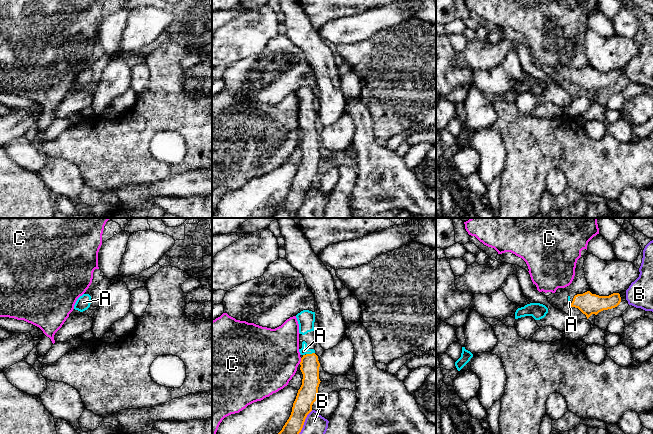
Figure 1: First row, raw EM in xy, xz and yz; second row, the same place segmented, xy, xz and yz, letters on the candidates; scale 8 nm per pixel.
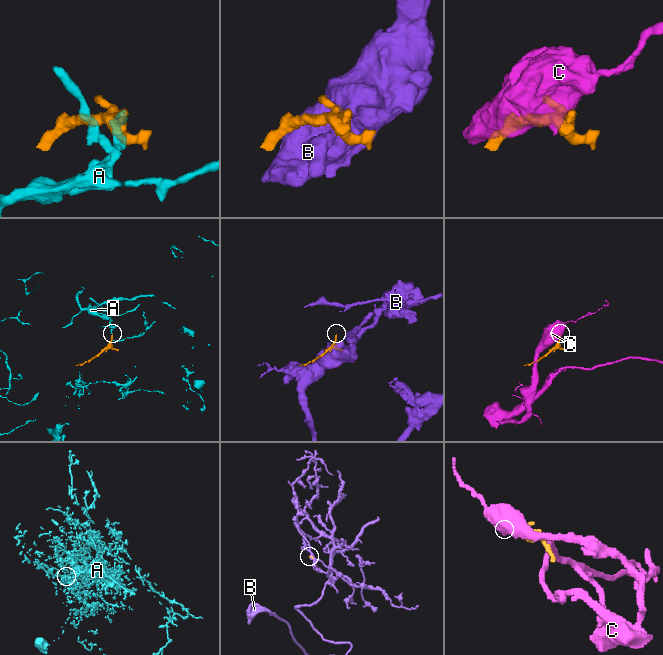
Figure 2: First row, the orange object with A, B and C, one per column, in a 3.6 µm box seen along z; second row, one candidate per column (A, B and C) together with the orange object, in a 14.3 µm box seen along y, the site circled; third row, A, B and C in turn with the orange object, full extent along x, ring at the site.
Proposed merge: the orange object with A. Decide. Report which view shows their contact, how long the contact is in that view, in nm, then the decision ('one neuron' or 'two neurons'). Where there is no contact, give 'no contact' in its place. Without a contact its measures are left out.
xz | 70 nm | one neuron

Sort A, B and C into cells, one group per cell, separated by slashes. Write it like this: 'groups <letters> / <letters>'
groups A / B / C

